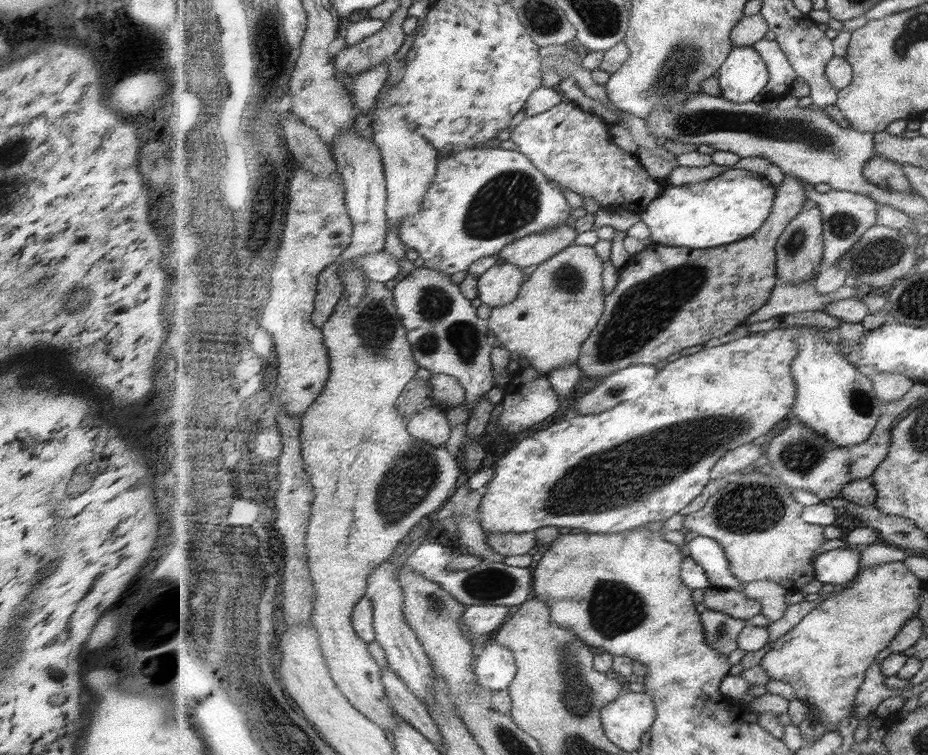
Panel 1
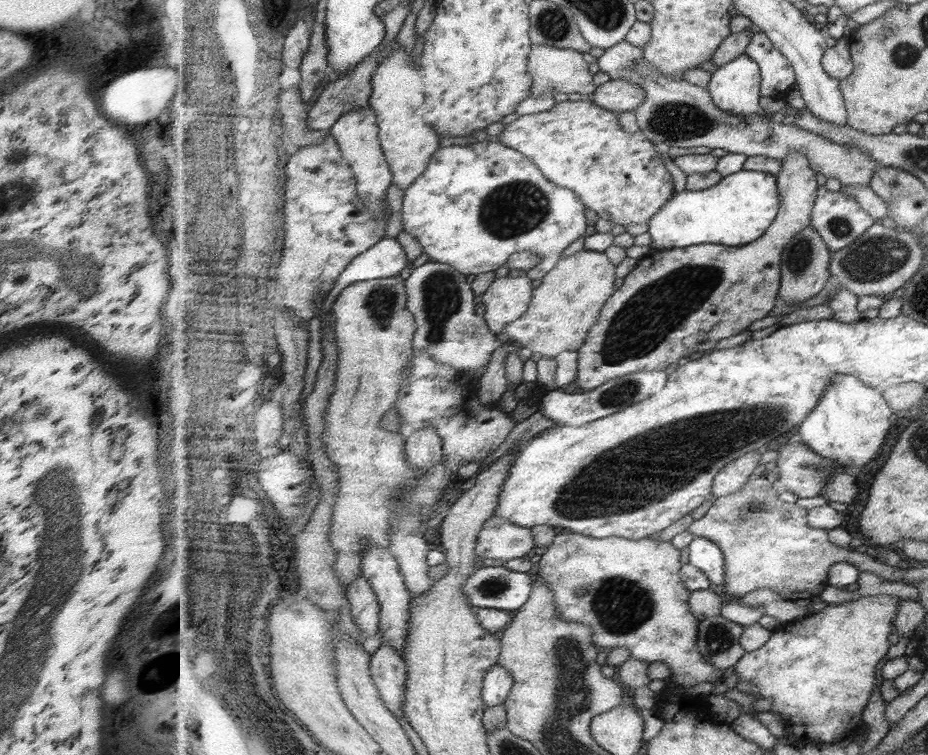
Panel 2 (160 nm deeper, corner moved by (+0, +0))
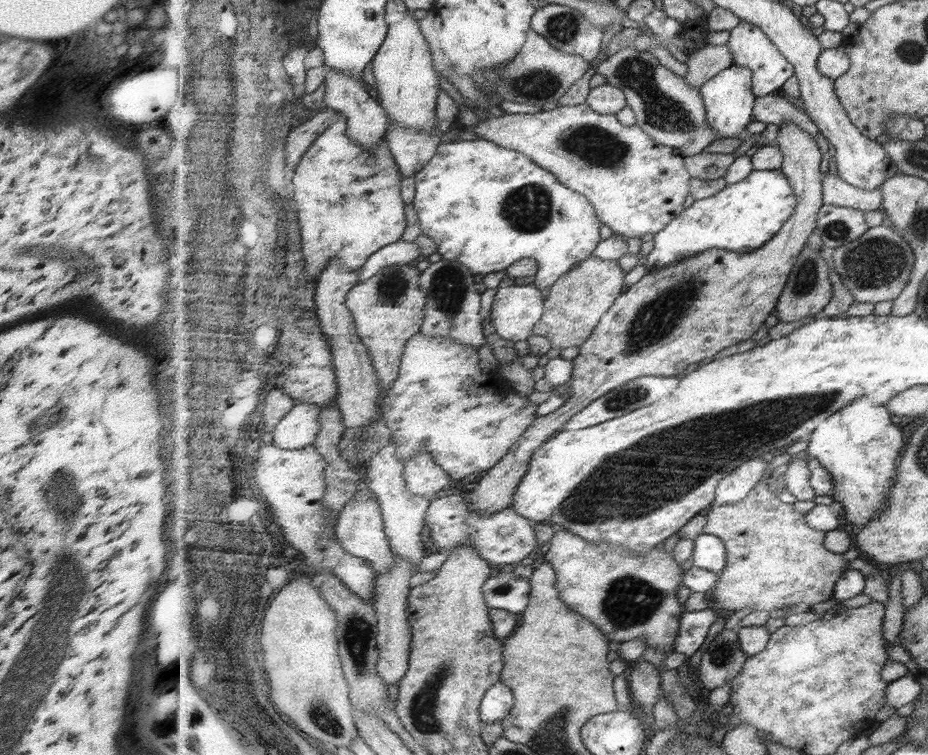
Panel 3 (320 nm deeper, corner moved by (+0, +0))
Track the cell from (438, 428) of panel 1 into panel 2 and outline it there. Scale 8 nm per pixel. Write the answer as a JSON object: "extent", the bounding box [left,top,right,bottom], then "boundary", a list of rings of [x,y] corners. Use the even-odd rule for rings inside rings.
{"extent":[406,427,444,472],"boundary":[[[433,427],[411,435],[406,443],[408,463],[419,470],[430,472],[444,460],[442,440]]]}

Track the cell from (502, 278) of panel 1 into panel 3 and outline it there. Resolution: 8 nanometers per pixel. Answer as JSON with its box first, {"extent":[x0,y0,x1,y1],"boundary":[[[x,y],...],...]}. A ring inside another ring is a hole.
{"extent":[490,284,547,343],"boundary":[[[532,284],[497,289],[490,314],[497,332],[513,343],[529,340],[532,329],[542,322],[543,315],[546,314],[546,297],[547,293],[545,291],[535,288]]]}

